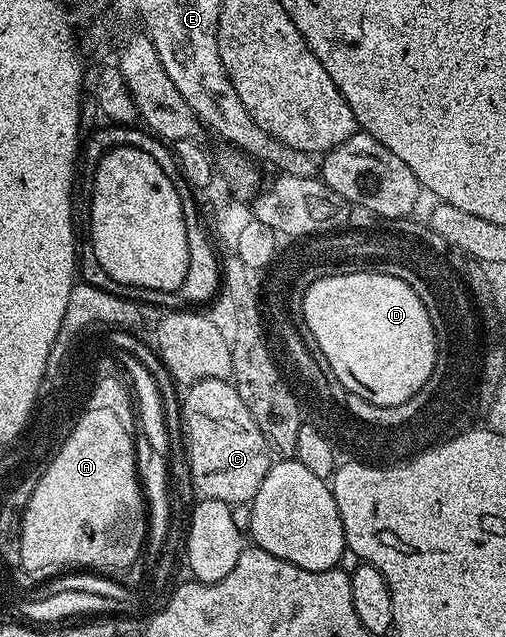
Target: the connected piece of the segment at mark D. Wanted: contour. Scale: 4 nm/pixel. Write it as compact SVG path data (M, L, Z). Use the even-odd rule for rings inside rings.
M369 271L320 278L306 288L302 319L314 337L314 344L320 347L324 359L328 359L332 376L368 403L403 405L428 383L428 375L432 375L438 354L432 319L428 319L428 311L420 303L420 295L404 279Z

